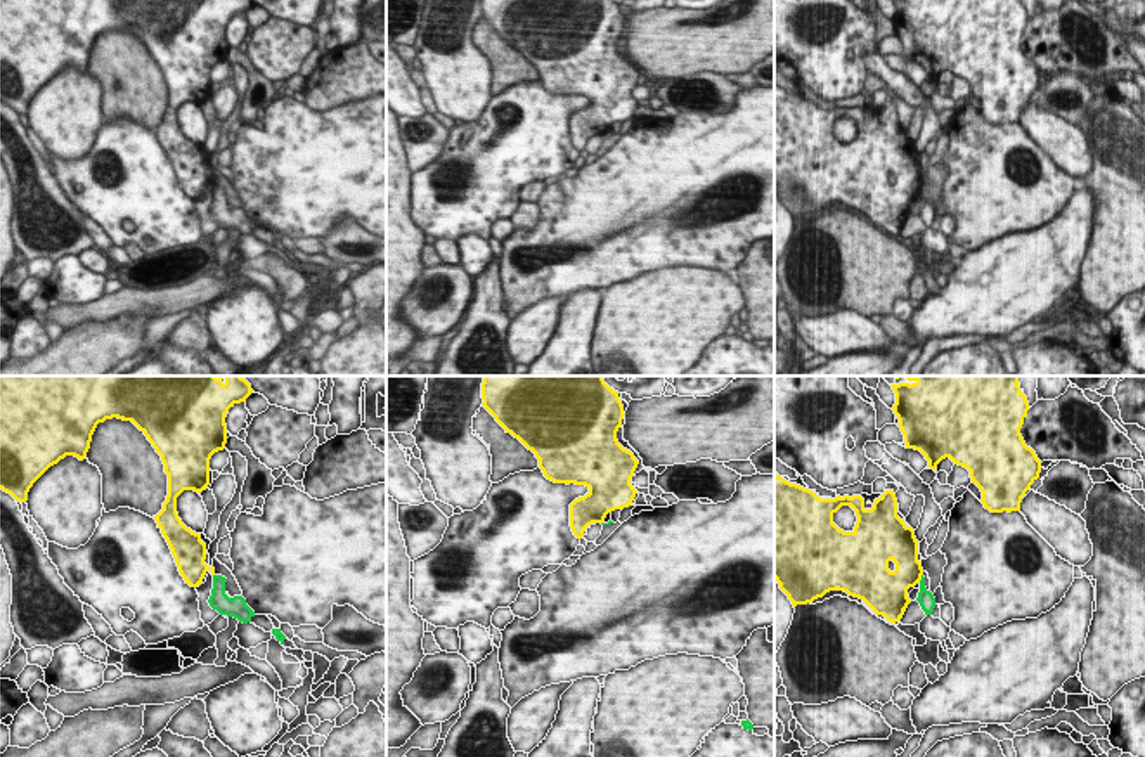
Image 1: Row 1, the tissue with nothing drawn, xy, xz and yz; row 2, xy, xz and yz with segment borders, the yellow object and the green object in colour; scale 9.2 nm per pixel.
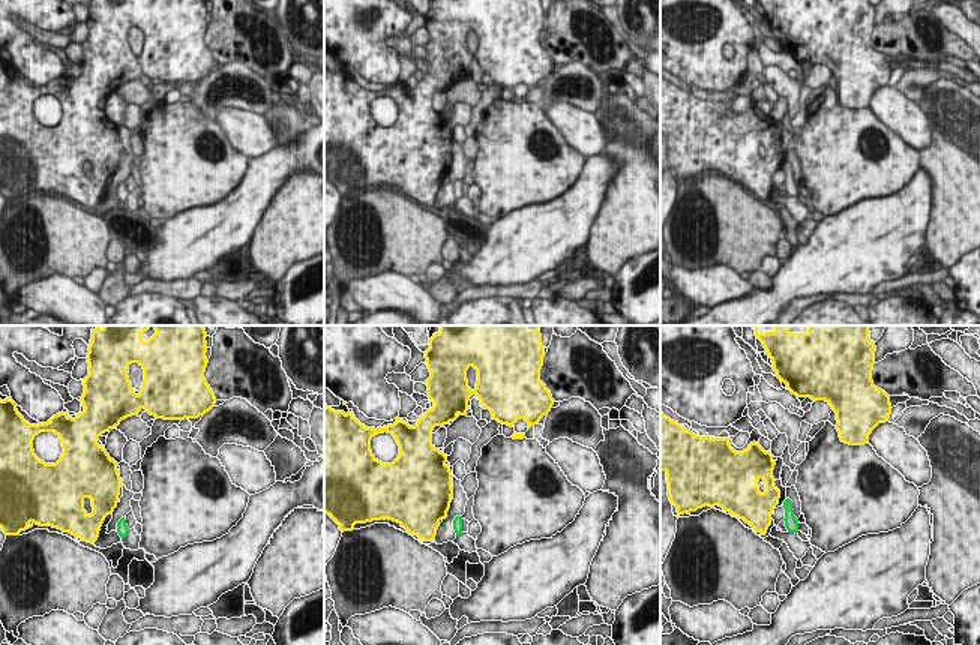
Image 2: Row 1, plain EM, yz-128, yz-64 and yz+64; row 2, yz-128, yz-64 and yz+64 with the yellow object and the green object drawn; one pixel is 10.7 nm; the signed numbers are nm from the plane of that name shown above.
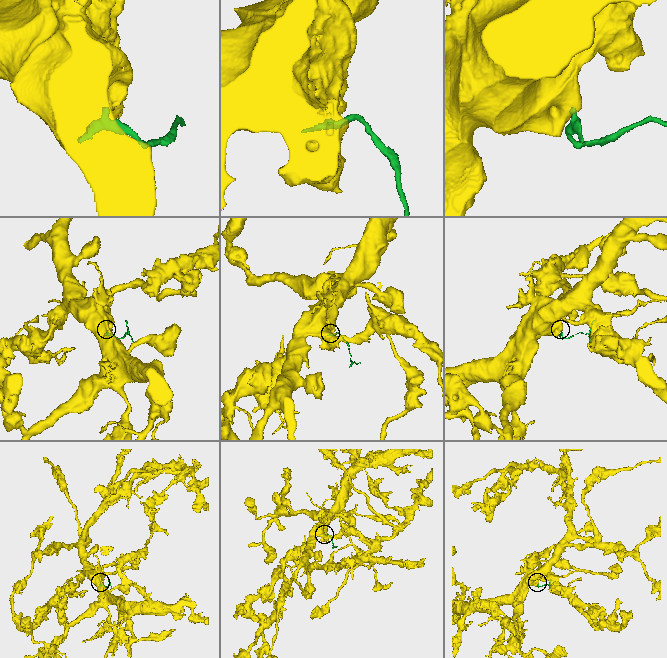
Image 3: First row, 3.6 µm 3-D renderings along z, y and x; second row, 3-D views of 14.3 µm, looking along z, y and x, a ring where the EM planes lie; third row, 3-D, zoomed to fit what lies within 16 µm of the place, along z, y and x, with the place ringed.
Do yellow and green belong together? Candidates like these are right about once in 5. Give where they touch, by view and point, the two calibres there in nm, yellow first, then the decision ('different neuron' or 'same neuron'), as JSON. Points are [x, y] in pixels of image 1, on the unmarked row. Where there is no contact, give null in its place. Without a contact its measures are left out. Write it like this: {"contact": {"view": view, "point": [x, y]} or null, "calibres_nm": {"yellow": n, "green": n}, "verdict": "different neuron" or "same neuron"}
{"contact": {"view": "yz", "point": [920, 189]}, "calibres_nm": {"yellow": 260, "green": 160}, "verdict": "different neuron"}

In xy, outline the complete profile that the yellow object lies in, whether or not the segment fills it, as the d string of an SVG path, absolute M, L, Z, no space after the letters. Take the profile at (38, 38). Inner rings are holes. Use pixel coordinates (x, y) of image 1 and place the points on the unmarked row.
M0 0L0 100L16 113L26 114L29 100L50 78L66 68L74 68L80 73L87 69L99 35L113 29L132 33L161 68L168 87L168 107L154 132L185 196L197 199L208 182L215 187L215 180L204 175L206 156L201 152L201 146L187 140L178 130L177 109L184 102L197 106L206 102L210 97L210 71L215 64L223 62L227 55L225 26L236 16L246 14L251 5L251 0Z

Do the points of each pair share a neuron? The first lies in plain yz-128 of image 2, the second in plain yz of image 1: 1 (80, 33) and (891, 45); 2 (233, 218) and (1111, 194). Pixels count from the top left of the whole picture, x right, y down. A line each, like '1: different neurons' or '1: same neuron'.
1: same neuron
2: different neurons

